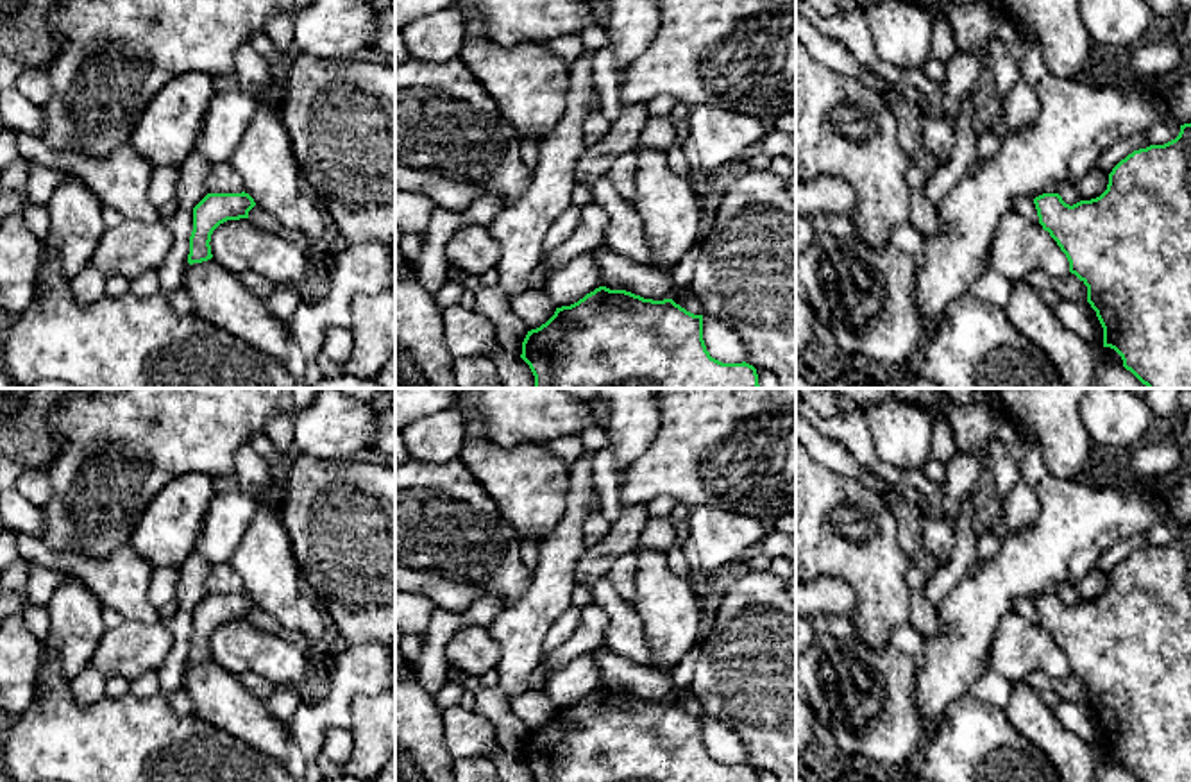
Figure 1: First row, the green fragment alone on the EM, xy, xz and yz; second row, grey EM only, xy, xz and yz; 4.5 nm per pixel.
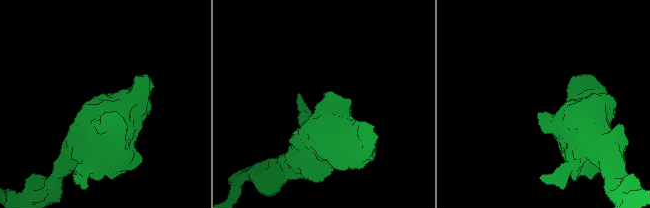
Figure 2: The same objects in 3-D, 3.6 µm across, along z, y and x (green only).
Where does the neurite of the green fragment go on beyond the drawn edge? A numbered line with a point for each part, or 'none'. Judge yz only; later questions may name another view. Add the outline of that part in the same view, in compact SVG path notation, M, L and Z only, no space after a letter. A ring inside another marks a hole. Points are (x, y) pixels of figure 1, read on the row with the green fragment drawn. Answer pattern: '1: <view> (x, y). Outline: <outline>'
none

